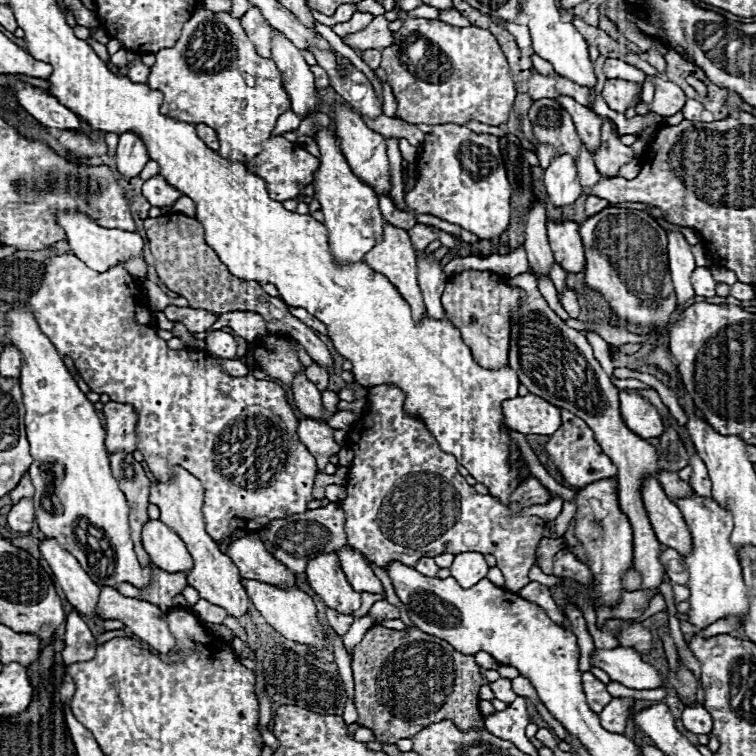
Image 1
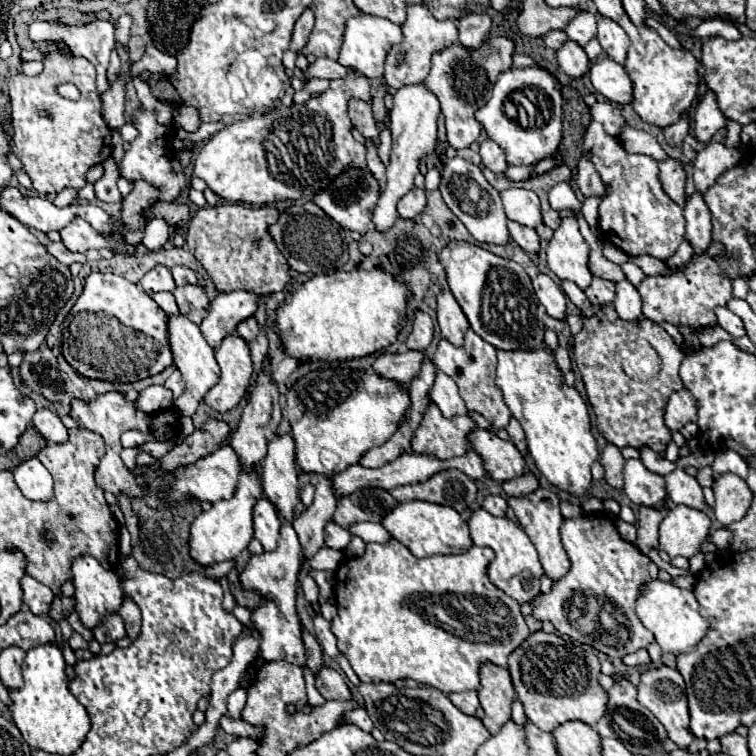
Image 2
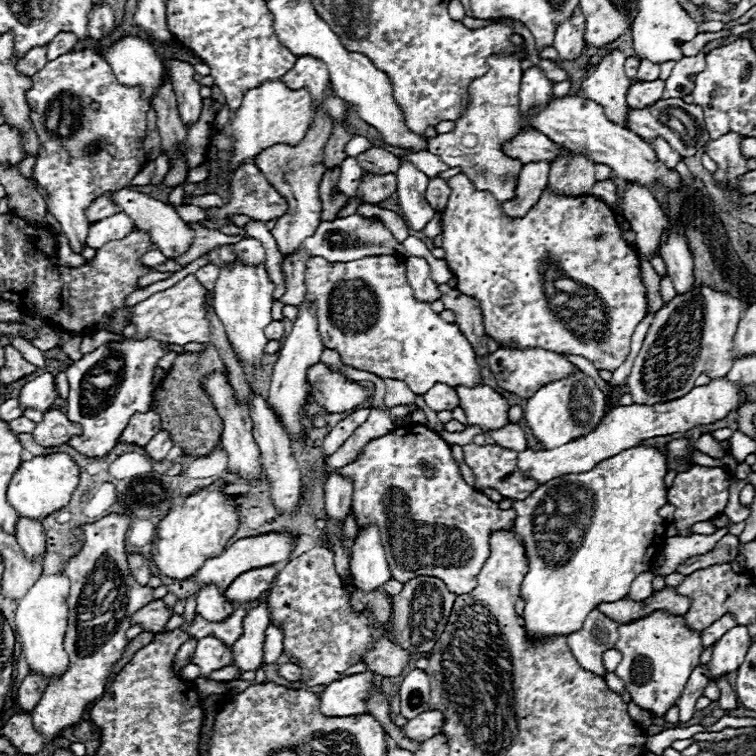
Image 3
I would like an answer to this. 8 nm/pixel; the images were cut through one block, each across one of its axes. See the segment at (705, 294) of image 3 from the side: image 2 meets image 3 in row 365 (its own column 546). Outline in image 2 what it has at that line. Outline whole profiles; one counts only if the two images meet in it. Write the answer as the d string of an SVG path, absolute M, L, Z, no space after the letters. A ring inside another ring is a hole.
M542 630L534 632L510 654L508 670L528 720L544 732L552 732L570 720L582 720L594 728L606 712L608 698L598 684L600 660L594 652L576 646L572 640Z

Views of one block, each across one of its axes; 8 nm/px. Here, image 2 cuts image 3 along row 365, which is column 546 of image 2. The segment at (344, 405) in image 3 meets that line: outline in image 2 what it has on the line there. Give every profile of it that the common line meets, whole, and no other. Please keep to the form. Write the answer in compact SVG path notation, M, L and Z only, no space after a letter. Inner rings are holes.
M464 240L448 242L440 254L440 264L446 270L448 286L464 310L470 328L500 350L534 350L544 340L544 326L552 328L556 334L564 330L564 320L554 320L546 316L544 308L538 304L532 282L520 264L500 258L480 246L468 244ZM488 286L488 306L482 306L482 294Z

